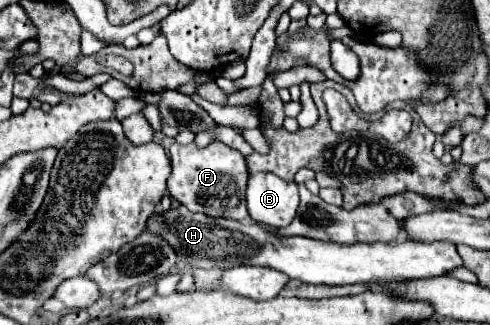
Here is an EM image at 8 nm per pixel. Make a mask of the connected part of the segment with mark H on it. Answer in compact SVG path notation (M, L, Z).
M185 206L177 210L153 214L147 230L157 234L177 250L181 258L193 258L199 268L233 268L233 266L265 266L285 272L305 284L367 284L387 280L417 280L443 276L447 270L463 266L453 242L409 242L397 240L391 244L351 244L341 246L333 242L309 240L305 236L277 238L275 230L265 230L257 222L237 222L229 218L209 218L207 214L193 214Z

